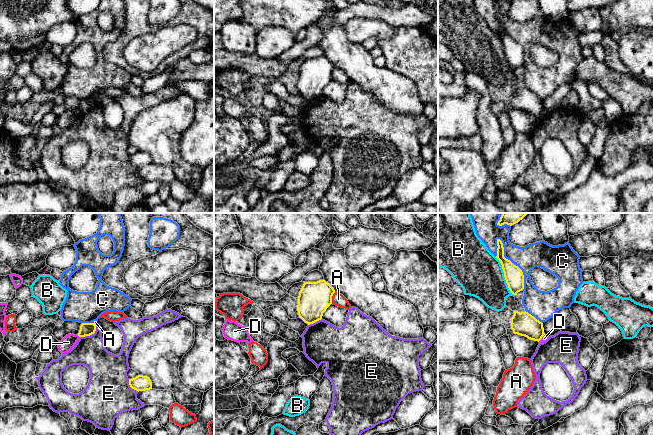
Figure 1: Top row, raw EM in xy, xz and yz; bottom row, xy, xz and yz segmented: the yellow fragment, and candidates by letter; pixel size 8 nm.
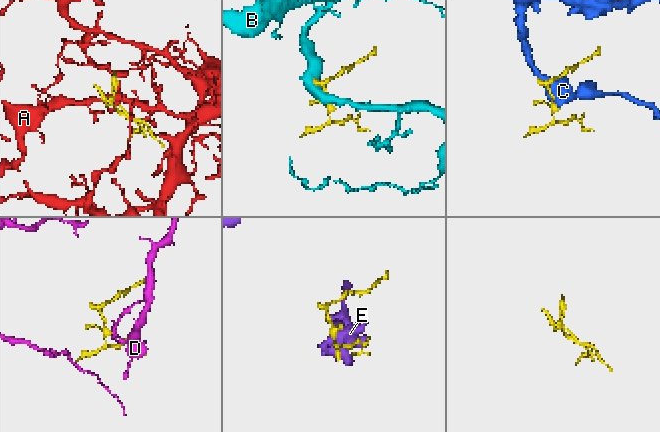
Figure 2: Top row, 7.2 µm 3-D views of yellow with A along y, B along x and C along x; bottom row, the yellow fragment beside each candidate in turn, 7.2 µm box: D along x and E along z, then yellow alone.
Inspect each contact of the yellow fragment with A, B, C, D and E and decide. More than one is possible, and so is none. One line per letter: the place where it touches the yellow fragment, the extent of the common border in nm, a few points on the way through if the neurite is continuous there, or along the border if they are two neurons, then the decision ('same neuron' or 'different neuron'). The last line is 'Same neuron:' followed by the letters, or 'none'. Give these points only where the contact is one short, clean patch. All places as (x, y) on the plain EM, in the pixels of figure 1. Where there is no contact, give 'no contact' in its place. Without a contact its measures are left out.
A: meets yellow in xz at (331, 74); contact 100 nm long; different neuron
B: meets yellow in yz at (504, 52); contact 360 nm long; different neuron
C: meets yellow in yz at (512, 39); contact 460 nm long; different neuron
D: meets yellow in yz at (541, 114); contact 80 nm long; border along yz (544, 110), (538, 117); different neuron
E: meets yellow in xy at (89, 111); contact 170 nm long; different neuron
Same neuron: none

